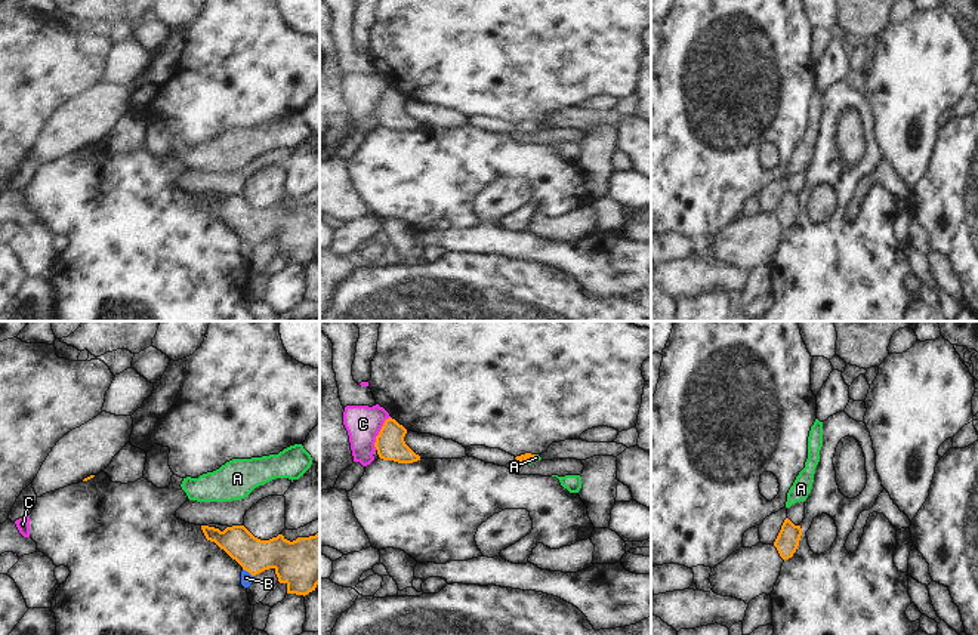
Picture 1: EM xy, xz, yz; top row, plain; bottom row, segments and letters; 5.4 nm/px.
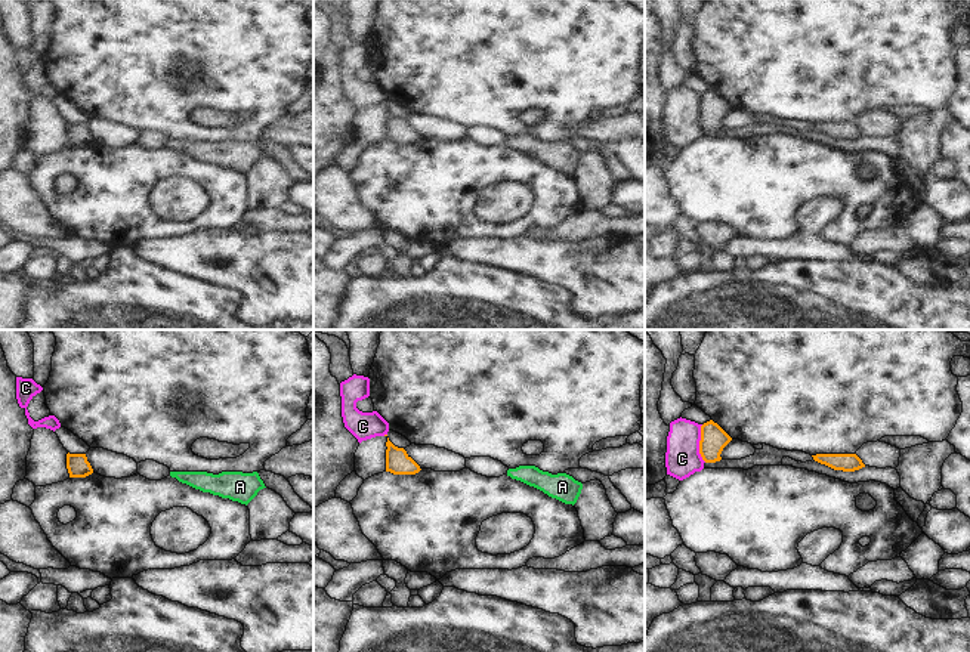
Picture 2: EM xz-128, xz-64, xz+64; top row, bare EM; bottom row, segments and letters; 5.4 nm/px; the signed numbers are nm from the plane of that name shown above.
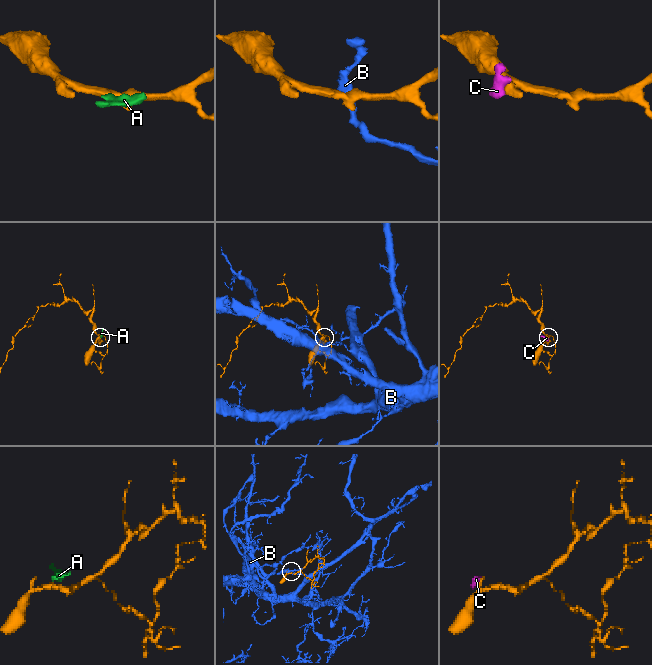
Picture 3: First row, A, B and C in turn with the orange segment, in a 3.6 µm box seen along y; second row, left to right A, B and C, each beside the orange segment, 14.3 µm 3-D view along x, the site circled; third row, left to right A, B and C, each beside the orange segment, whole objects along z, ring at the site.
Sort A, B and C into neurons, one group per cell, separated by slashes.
A / B / C

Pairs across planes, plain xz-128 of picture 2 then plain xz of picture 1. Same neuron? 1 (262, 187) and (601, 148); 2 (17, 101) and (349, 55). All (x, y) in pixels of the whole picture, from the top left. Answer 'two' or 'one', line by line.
1: one
2: two

